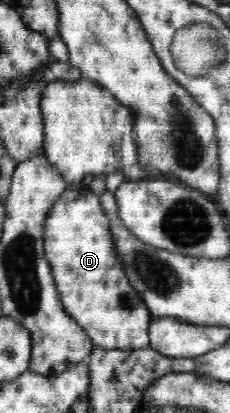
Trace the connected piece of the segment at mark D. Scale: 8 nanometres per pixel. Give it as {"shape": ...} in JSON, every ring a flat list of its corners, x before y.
{"shape":[[83,181,69,183,55,199,43,222,44,253,57,292,66,314,82,327,93,348,149,348,149,327,153,317,119,263,100,196,88,186]]}

